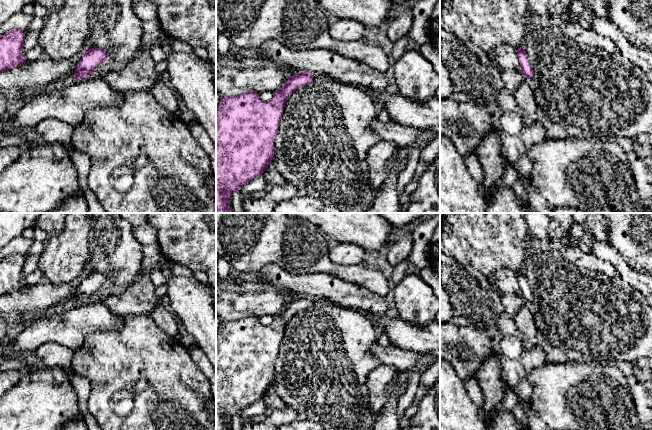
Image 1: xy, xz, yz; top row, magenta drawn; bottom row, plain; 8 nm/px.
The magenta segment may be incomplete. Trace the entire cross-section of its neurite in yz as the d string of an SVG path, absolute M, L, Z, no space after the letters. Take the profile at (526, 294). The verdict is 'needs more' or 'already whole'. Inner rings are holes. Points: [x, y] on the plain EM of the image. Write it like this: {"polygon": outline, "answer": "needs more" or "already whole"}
{"polygon": "M520 271L516 275L521 289L521 297L524 299L525 302L533 302L531 288L524 271Z", "answer": "already whole"}

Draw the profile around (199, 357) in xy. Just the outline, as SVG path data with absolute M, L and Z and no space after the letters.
M197 345L192 346L192 348L189 349L189 353L198 368L207 377L211 386L213 399L216 401L216 370L206 354Z

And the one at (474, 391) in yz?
M467 379L464 381L466 391L471 400L481 408L484 403L484 395L476 379Z

